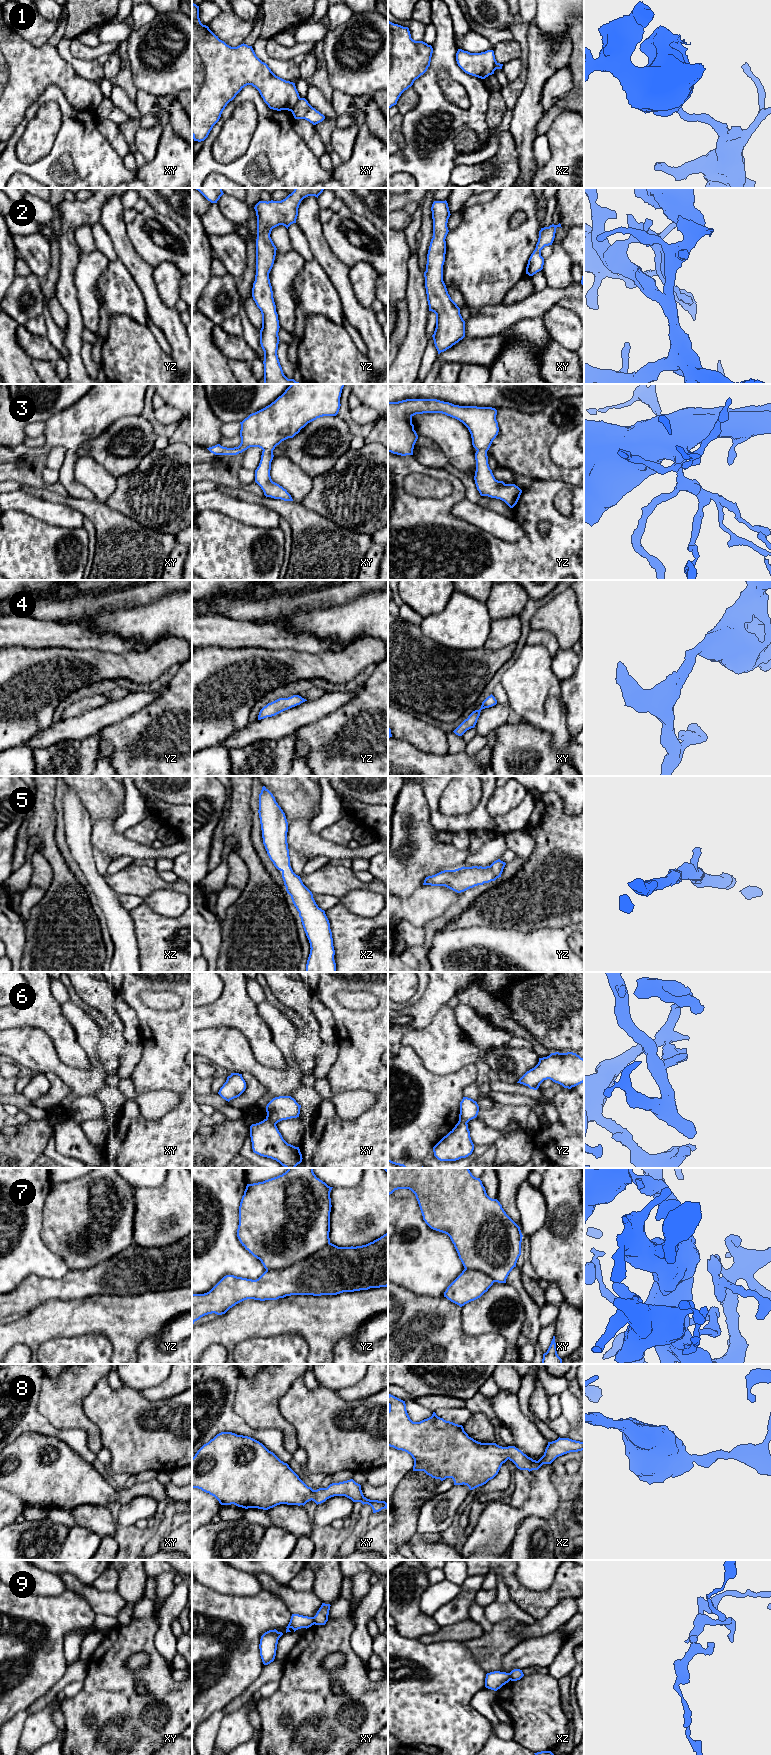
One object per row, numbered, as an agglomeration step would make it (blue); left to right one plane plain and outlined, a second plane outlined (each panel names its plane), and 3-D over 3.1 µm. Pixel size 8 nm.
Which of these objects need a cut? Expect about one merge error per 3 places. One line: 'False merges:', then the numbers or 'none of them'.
False merges: 1, 6, 9

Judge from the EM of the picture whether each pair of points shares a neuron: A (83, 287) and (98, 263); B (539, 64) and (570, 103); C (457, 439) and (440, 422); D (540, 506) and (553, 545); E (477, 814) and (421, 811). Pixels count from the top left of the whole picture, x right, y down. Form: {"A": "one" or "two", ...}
{"A": "one", "B": "two", "C": "one", "D": "one", "E": "two"}

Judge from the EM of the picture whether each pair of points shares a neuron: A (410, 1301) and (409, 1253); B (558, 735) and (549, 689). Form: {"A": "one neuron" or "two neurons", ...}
{"A": "two neurons", "B": "one neuron"}

